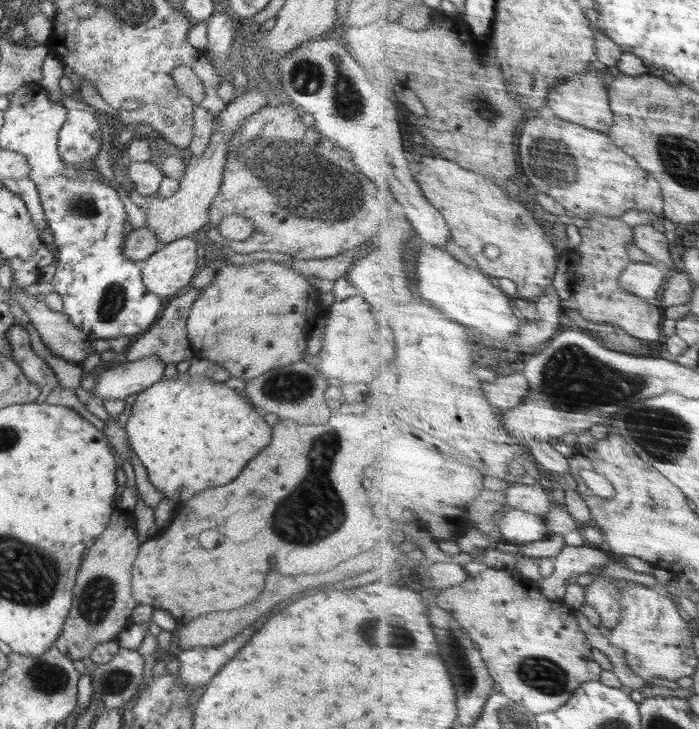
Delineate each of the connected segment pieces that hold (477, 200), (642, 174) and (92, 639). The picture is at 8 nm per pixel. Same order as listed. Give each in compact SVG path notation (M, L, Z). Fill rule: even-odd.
M442 155L430 158L418 159L416 170L418 181L426 191L426 196L431 204L436 205L440 213L446 218L447 224L452 230L454 240L464 246L469 256L477 262L484 274L498 278L510 278L517 283L517 296L522 299L538 300L549 290L553 289L558 275L556 248L552 240L548 238L545 228L538 224L532 210L526 208L516 200L512 200L492 180L480 173L464 168L456 160L450 160ZM488 245L496 245L501 255L494 260L486 258L484 248Z
M558 116L534 117L526 121L519 150L523 170L536 190L552 197L560 205L564 204L565 209L573 212L581 221L588 222L592 216L598 214L604 217L622 217L630 210L665 213L664 194L656 176L642 168L634 156L618 148L608 133Z
M116 506L108 524L80 566L76 586L72 590L72 604L54 646L68 659L82 660L90 657L96 646L117 640L122 630L132 623L132 610L136 599L132 596L132 566L141 544L136 537L133 513Z

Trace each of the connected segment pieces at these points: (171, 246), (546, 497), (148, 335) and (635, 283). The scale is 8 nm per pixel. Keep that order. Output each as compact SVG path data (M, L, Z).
M190 237L174 239L160 246L144 262L142 280L158 296L174 296L180 288L192 284L198 272L197 242Z
M522 482L510 486L506 490L506 501L515 509L533 512L537 515L546 515L552 510L552 500L548 488L532 486Z
M192 286L188 292L175 297L164 310L161 310L159 318L152 324L152 327L132 340L126 350L128 352L126 360L134 362L140 360L140 358L158 356L158 360L166 364L183 360L190 361L195 356L195 353L187 337L185 321L188 319L190 307L199 295L199 291L199 289L195 289Z
M638 260L626 267L626 271L620 277L620 283L628 292L640 298L658 298L662 286L667 282L668 273L663 266Z

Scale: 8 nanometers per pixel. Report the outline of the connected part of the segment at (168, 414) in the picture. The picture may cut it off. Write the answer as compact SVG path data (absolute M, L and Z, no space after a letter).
M186 372L172 379L162 378L139 392L130 407L125 426L130 446L145 467L152 485L177 504L204 488L234 480L244 464L272 440L273 427L266 423L264 413L256 410L247 397L240 396L224 382L210 379L208 374L191 376Z

